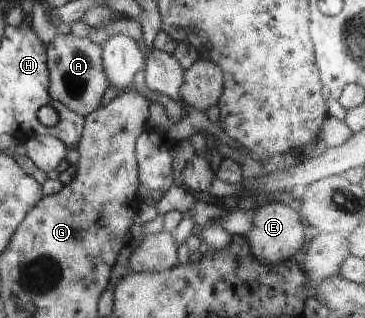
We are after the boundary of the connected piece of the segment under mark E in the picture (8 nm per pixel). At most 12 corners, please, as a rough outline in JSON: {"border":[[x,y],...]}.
{"border":[[276,199],[252,209],[247,242],[267,265],[304,244],[302,224]]}

